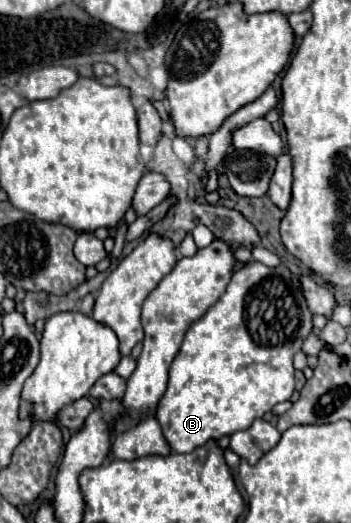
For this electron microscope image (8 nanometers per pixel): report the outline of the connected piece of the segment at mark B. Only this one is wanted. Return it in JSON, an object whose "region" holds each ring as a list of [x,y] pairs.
{"region":[[[249,262],[237,270],[223,296],[187,330],[181,350],[169,368],[167,392],[159,400],[155,418],[171,450],[185,454],[203,446],[207,440],[219,440],[245,430],[275,404],[289,400],[295,390],[293,354],[301,350],[311,328],[311,312],[301,294],[299,280],[287,266],[269,268],[261,262]]]}

